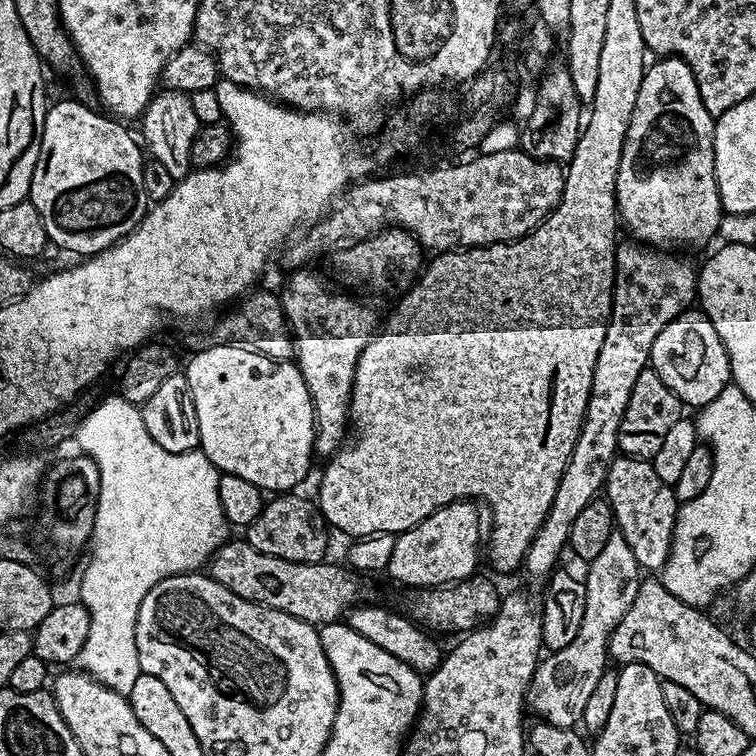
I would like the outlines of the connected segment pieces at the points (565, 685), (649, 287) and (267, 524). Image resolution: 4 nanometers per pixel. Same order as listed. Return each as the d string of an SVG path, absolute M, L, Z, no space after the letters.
M614 534L606 547L587 565L588 576L583 577L586 590L586 614L582 614L582 626L578 626L578 634L570 646L562 646L562 650L545 655L536 665L536 672L528 684L526 704L537 712L539 719L556 727L575 729L583 721L586 702L594 686L598 686L598 678L609 667L610 657L608 643L612 632L622 622L626 610L634 606L634 598L638 598L642 570L634 558L634 553L626 543L626 538Z
M639 242L627 243L616 245L612 309L606 338L602 338L602 350L598 350L598 362L594 362L594 382L590 386L584 421L570 462L558 484L558 494L554 496L550 514L546 514L534 542L530 542L530 550L524 556L522 568L528 571L532 580L544 582L552 575L557 567L556 555L568 548L568 535L574 518L578 518L582 509L597 499L603 489L610 466L618 455L618 430L622 426L622 414L626 414L626 402L630 402L630 393L634 390L634 382L638 382L638 374L649 367L654 338L666 330L673 318L689 311L698 296L698 268L684 257L687 255Z
M276 494L265 503L262 514L246 529L246 539L254 550L262 554L274 554L274 558L286 558L286 562L318 564L328 552L329 525L319 507L300 494Z

